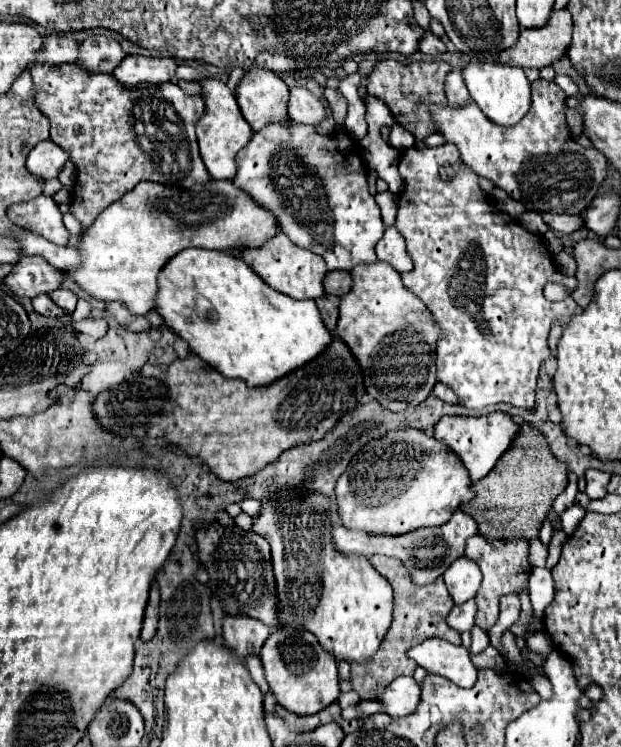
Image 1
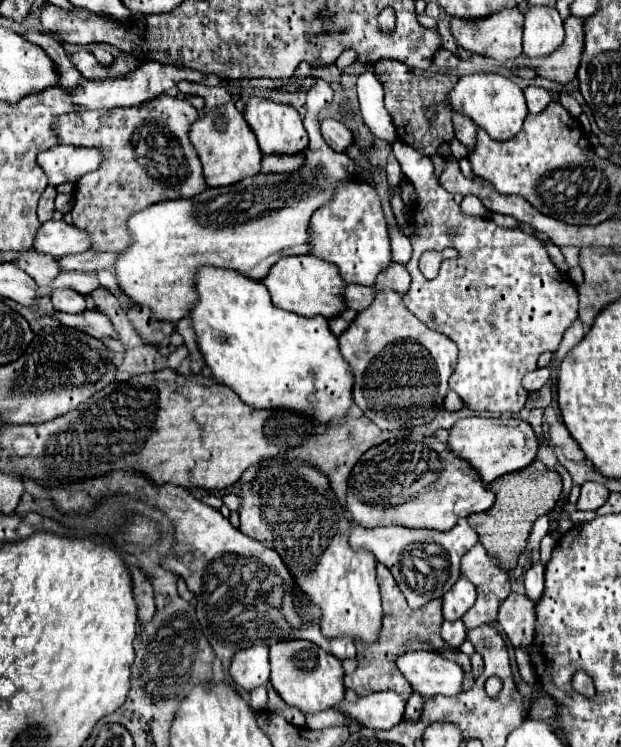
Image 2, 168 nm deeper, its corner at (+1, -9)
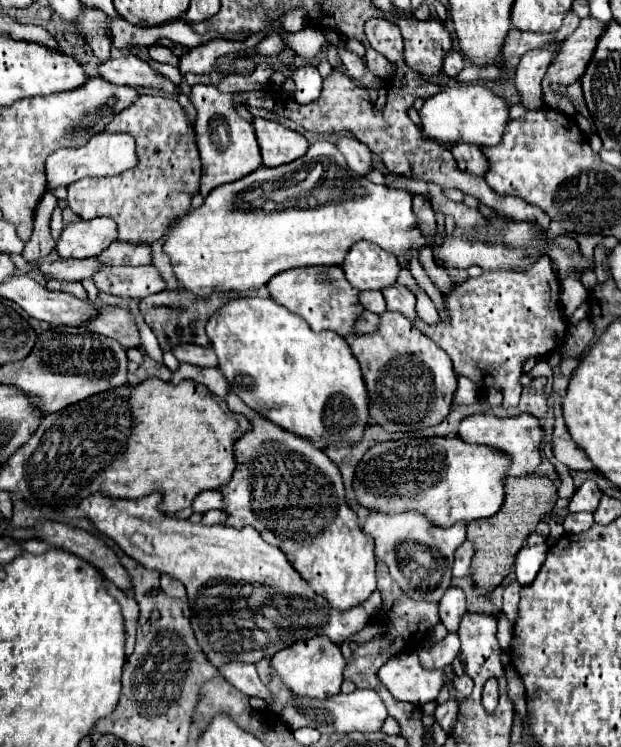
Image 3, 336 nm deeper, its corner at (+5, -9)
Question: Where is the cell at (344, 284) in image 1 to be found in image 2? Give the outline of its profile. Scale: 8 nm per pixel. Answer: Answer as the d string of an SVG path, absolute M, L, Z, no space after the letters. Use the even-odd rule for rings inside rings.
M348 284L344 288L344 304L352 310L364 310L364 306L370 306L372 298L374 298L374 288L366 288L360 284Z

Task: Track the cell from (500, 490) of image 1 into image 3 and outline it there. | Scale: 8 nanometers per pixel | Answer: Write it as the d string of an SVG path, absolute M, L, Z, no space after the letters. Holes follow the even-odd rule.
M528 476L528 478L506 478L506 500L498 514L486 520L476 520L468 524L468 540L474 544L474 558L472 558L472 582L482 596L490 594L504 578L512 572L514 558L518 550L524 546L524 540L536 530L538 522L544 514L552 512L556 504L556 486L544 476Z

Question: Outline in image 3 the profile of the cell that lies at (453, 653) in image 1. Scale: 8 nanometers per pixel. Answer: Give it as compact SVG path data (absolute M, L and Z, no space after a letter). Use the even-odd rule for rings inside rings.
M396 654L380 670L380 682L400 702L424 706L438 698L444 686L442 670L424 670L416 654Z

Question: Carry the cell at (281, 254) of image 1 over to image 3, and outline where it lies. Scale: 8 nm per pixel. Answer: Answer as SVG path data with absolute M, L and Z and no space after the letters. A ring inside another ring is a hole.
M308 266L308 268L292 268L284 274L276 274L272 282L268 282L268 292L274 302L286 306L290 312L302 316L314 332L332 330L340 336L348 336L354 332L354 322L364 312L364 306L358 300L360 290L352 290L352 284L346 280L340 266Z

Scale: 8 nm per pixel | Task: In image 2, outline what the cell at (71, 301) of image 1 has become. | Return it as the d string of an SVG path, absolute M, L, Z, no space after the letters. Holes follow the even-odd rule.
M56 290L52 292L52 304L54 310L68 312L68 314L78 314L86 310L86 300L82 294L76 294L74 290Z

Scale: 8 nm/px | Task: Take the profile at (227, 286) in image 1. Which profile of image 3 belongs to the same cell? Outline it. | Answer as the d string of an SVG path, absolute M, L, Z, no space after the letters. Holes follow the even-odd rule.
M248 296L244 300L232 300L224 304L206 324L206 332L212 340L212 348L218 356L218 368L228 380L230 388L240 400L260 412L272 424L292 432L300 438L308 438L316 444L354 446L362 440L368 426L368 390L362 378L358 360L352 356L348 342L336 332L314 334L304 318L292 314L272 298Z

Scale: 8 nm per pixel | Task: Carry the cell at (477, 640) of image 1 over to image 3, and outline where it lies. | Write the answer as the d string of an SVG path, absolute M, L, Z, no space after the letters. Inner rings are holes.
M454 676L452 678L452 688L454 688L454 698L460 704L472 694L472 680L468 676Z

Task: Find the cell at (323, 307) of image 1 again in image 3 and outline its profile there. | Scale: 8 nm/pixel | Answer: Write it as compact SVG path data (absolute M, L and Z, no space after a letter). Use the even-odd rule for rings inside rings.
M366 310L366 312L356 320L356 332L358 332L358 334L374 334L376 328L378 328L378 324L380 324L380 316Z

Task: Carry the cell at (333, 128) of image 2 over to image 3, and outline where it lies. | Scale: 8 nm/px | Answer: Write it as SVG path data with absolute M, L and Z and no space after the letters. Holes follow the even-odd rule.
M344 136L338 142L338 150L346 156L348 166L358 174L358 176L366 176L368 172L374 170L372 166L372 152L368 150L368 146L364 146L362 142L358 142L352 136Z

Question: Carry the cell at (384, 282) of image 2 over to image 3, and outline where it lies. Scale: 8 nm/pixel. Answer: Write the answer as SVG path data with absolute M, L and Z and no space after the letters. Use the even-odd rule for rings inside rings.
M398 284L398 286L392 286L388 290L382 290L382 294L386 298L388 310L400 312L408 320L416 320L418 318L418 314L416 314L416 296L408 288Z

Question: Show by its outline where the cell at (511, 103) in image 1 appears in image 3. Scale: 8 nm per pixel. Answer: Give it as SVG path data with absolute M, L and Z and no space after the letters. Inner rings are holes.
M460 84L444 88L436 96L428 98L420 108L422 138L436 140L442 146L454 146L460 142L476 146L496 146L504 134L508 122L508 106L502 98L480 84Z

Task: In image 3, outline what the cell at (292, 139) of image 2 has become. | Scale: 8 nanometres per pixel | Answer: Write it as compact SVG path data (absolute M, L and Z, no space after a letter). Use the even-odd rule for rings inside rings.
M254 118L254 130L262 150L264 166L268 168L290 164L292 160L304 156L310 146L302 134L292 132L272 120Z

